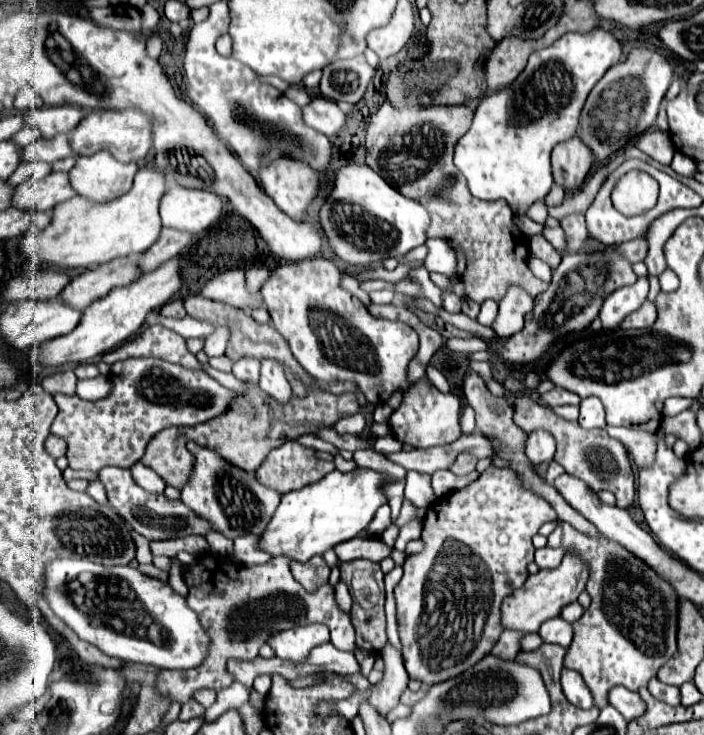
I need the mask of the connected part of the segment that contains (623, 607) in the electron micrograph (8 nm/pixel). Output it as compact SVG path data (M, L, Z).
M563 523L563 547L579 553L591 565L591 575L587 581L591 607L581 615L581 619L573 623L575 637L569 645L565 667L575 669L583 677L585 685L593 693L595 705L602 709L608 705L607 695L611 687L623 685L635 691L639 687L647 687L651 677L655 677L657 671L671 659L677 649L677 617L681 595L673 589L673 585L669 585L665 577L655 573L645 561L641 561L633 553L627 553L627 549L623 549L617 541L611 541L603 535L587 537L585 533L579 533L571 525Z

